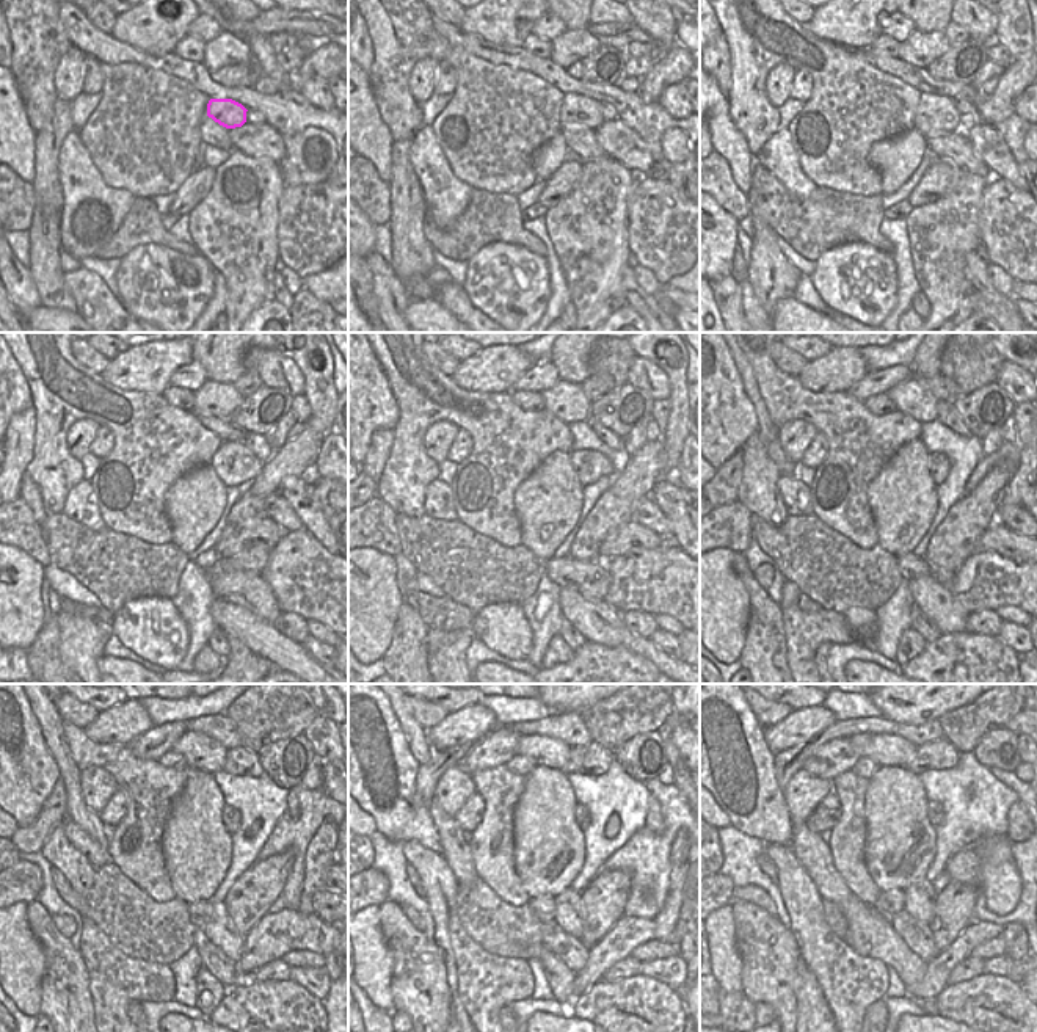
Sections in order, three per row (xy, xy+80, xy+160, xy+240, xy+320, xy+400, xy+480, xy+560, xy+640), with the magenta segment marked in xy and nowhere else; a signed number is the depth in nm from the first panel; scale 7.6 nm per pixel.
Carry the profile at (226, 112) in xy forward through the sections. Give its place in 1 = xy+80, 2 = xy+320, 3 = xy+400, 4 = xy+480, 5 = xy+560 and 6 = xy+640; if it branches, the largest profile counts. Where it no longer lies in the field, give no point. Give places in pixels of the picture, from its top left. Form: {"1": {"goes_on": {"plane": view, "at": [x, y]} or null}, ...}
{"1": {"goes_on": {"plane": "xy+80", "at": [578, 110]}}, "2": {"goes_on": {"plane": "xy+320", "at": [590, 466]}}, "3": {"goes_on": {"plane": "xy+400", "at": [938, 463]}}, "4": {"goes_on": {"plane": "xy+480", "at": [231, 817]}}, "5": {"goes_on": {"plane": "xy+560", "at": [582, 814]}}, "6": {"goes_on": {"plane": "xy+640", "at": [934, 808]}}}

